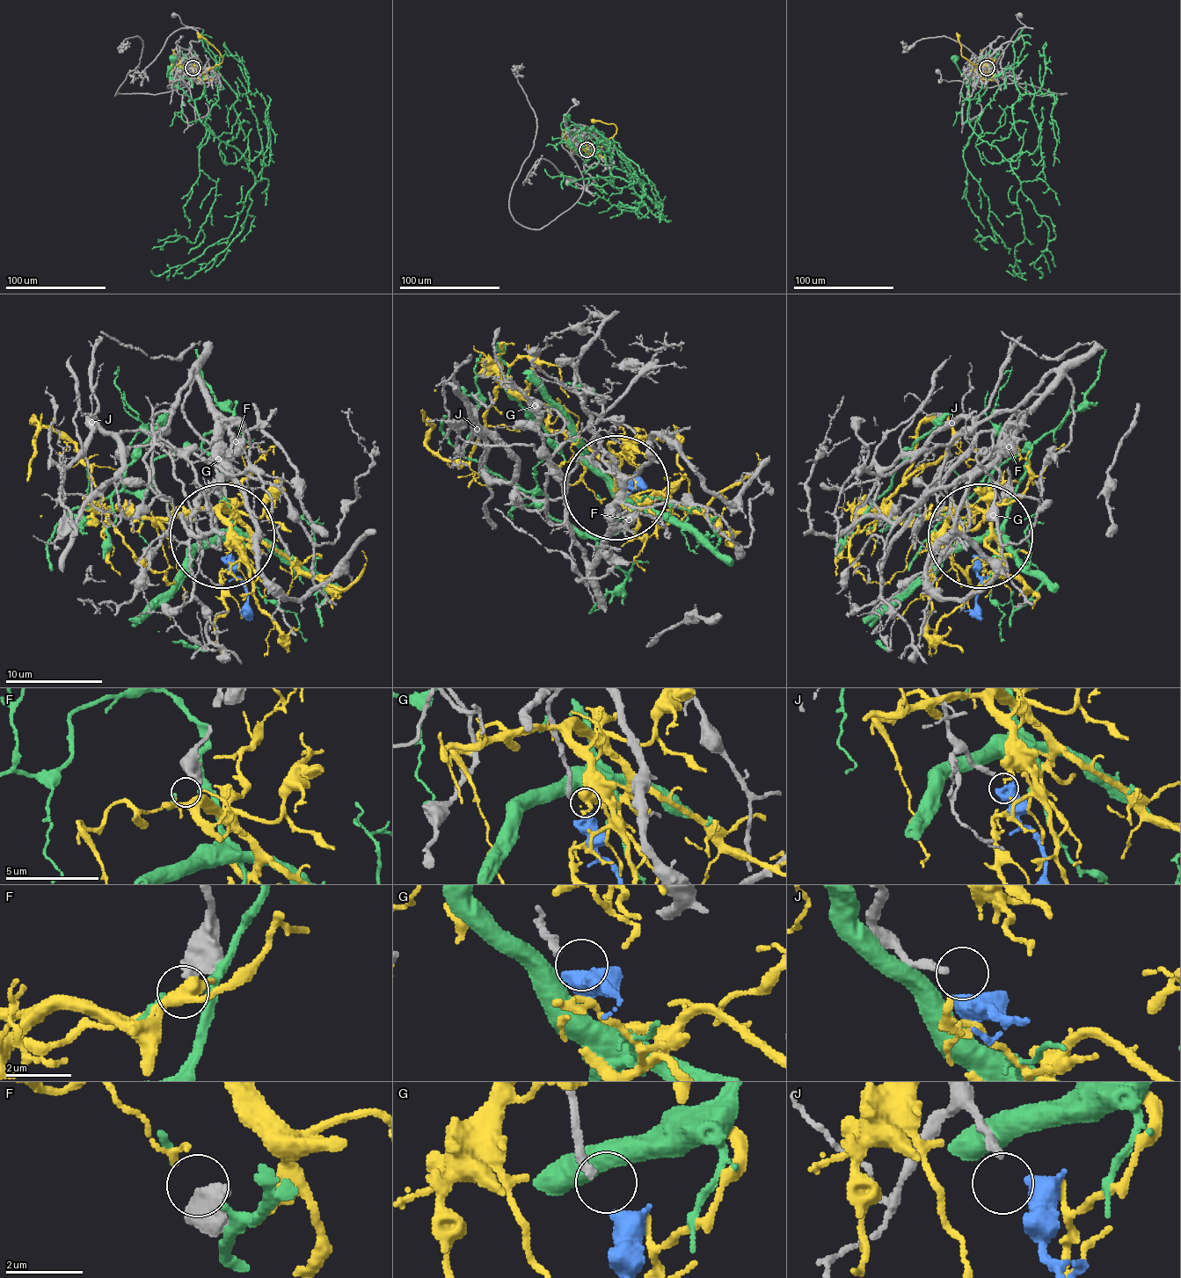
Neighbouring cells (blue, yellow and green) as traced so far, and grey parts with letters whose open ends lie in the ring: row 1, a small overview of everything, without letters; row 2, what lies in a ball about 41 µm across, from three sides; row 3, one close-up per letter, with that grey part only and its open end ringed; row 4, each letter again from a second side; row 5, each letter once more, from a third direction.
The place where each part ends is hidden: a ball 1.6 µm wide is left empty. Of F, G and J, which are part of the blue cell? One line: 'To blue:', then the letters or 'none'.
To blue: G

